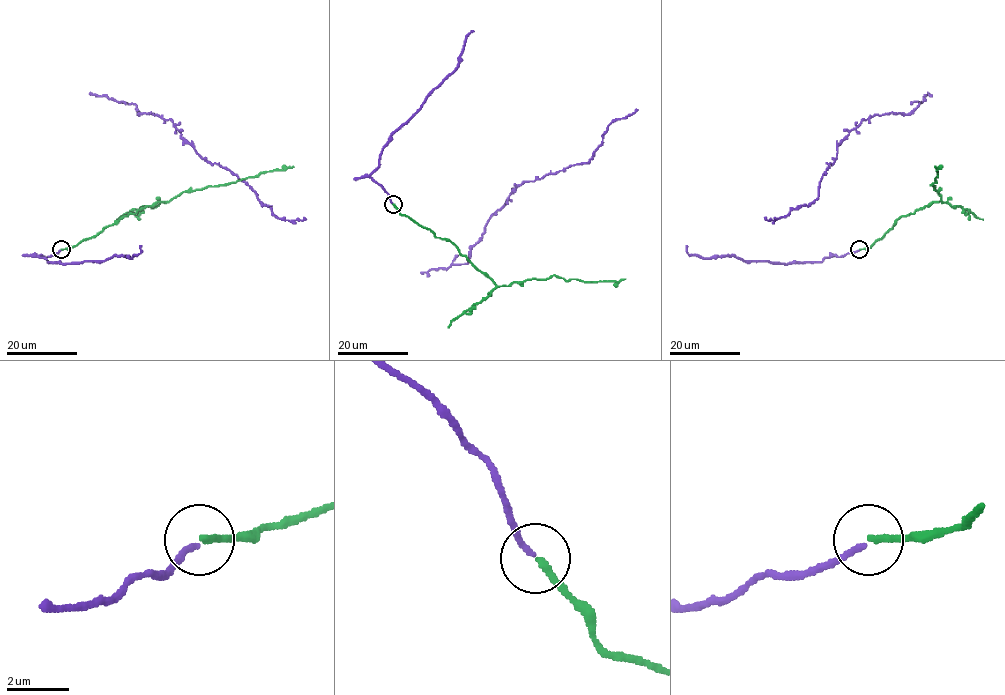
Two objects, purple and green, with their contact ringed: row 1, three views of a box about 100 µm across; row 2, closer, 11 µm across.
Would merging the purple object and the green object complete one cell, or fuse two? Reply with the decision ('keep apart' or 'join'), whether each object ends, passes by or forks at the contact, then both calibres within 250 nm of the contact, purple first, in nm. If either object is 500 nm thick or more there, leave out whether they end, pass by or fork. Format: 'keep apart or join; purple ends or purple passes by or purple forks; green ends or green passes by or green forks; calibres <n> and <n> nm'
join; purple ends; green ends; calibres 170 and 220 nm

